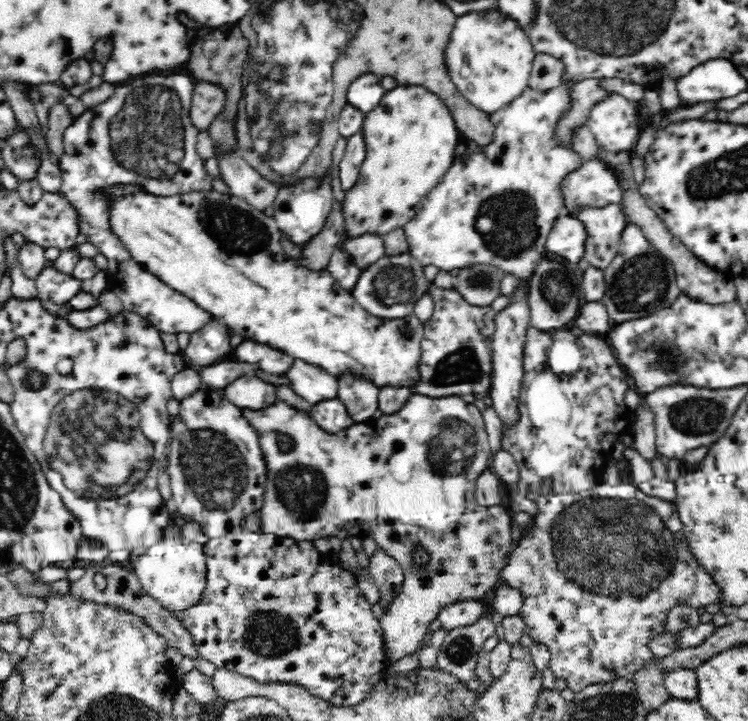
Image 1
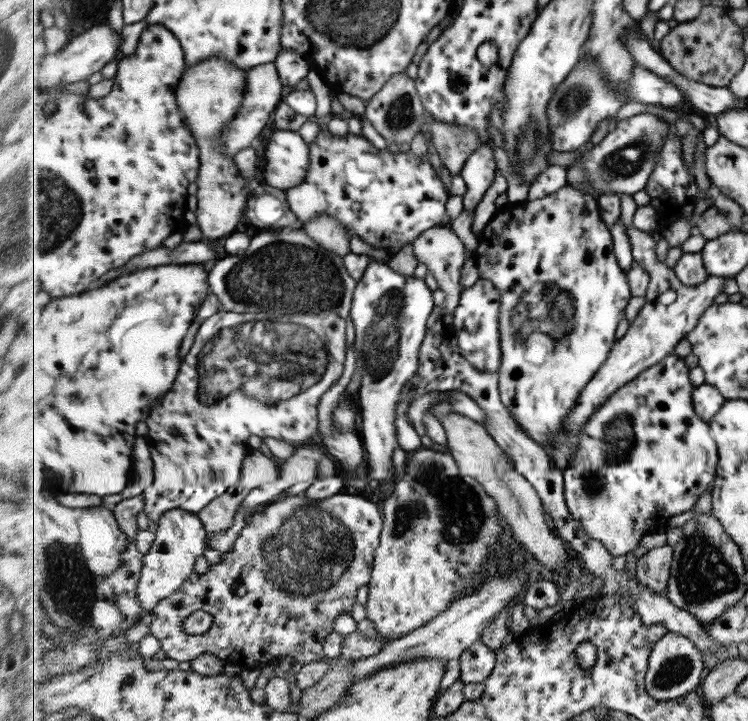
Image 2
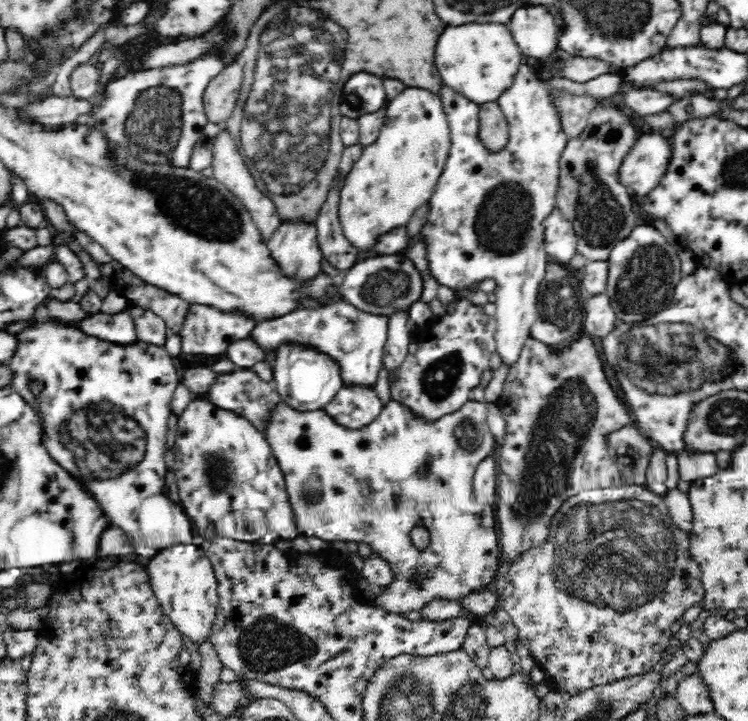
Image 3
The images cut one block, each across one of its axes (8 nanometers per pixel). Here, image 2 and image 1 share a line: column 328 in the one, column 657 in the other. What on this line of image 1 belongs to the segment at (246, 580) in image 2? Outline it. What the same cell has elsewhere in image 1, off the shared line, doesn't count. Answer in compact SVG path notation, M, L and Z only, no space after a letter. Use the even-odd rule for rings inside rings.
M603 482L591 490L582 492L539 494L535 500L538 512L533 517L534 526L530 530L530 536L522 538L510 554L506 567L501 573L501 582L515 588L522 595L523 601L519 615L525 622L526 634L532 636L532 640L536 644L542 644L548 648L548 652L551 652L549 669L552 670L554 678L563 686L568 686L572 692L578 693L591 684L610 682L620 677L630 677L634 672L641 671L646 664L653 664L658 658L654 655L650 644L657 636L665 632L668 614L672 608L692 606L701 611L706 605L717 602L718 587L711 576L695 563L694 557L689 552L683 533L683 522L679 519L679 512L674 503L647 496L632 484L621 483L618 486L609 486Z

